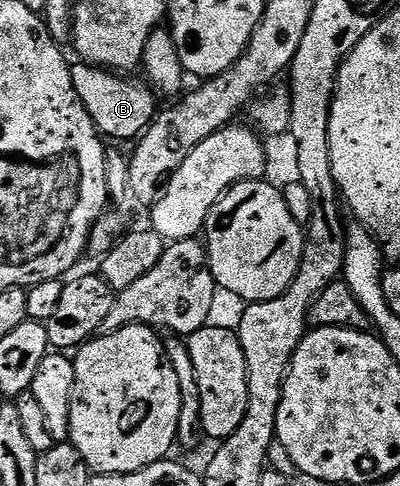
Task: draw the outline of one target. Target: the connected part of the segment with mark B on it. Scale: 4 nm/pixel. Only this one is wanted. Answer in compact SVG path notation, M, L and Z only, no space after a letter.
M80 61L77 64L72 67L74 89L101 136L109 140L110 138L135 140L143 136L158 114L157 96L143 82L131 83L128 80L131 78L94 67L91 63Z

